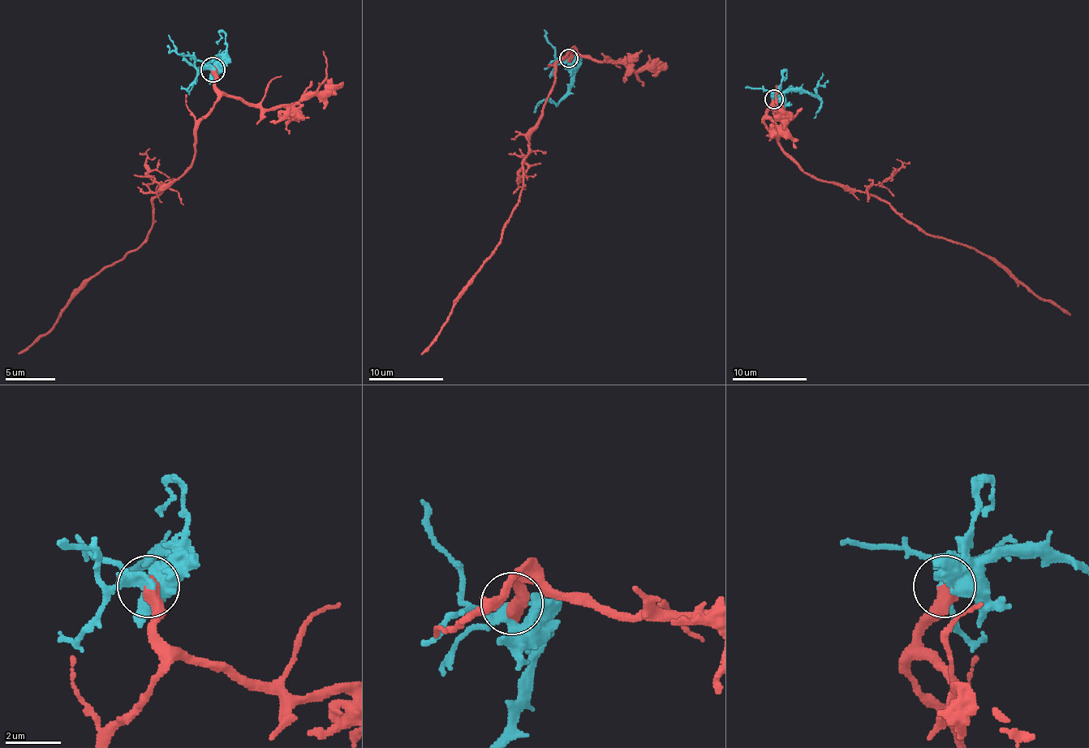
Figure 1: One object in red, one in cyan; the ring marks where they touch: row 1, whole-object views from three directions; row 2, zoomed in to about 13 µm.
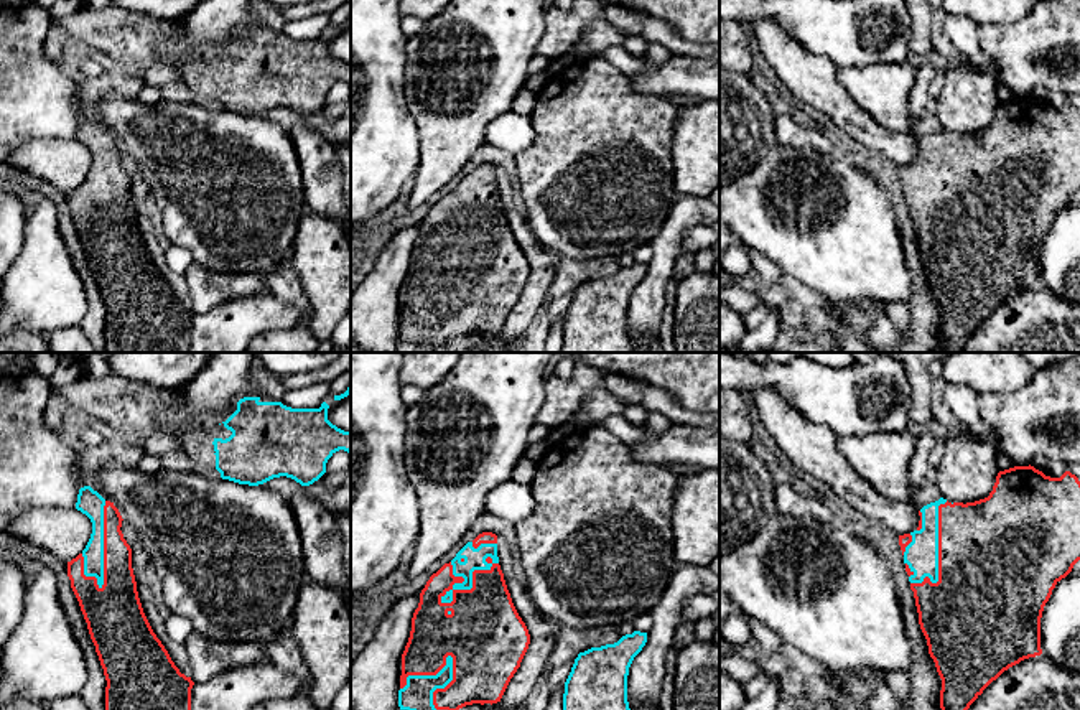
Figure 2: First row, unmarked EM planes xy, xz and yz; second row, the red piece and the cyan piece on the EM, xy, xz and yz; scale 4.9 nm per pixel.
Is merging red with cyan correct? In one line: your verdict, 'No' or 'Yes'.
Yes

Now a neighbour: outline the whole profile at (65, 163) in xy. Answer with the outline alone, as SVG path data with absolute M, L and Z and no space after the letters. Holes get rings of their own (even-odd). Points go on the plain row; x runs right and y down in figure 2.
M31 138L18 145L5 161L63 193L71 193L86 180L92 153L76 138Z

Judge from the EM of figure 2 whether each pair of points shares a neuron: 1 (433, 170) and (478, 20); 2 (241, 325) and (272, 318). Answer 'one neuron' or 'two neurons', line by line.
1: one neuron
2: one neuron

